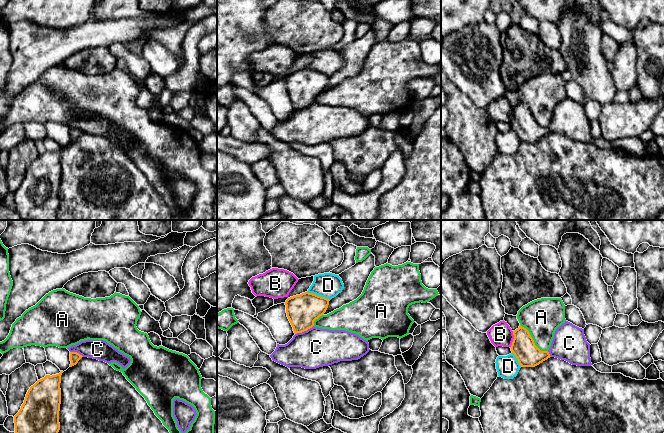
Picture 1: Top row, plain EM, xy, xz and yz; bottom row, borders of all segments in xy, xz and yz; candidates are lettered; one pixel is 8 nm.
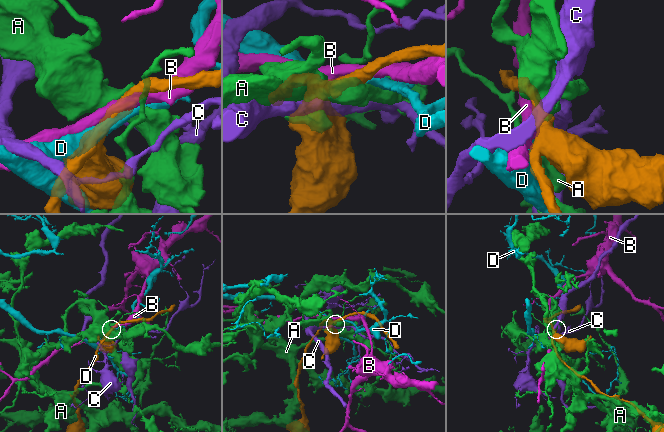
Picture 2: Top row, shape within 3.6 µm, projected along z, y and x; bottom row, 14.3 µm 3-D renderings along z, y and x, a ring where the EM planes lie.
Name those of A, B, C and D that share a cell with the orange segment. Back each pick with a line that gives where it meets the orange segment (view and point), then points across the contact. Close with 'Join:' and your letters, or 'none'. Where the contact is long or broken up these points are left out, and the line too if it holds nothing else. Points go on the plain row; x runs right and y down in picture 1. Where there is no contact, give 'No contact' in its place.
Join: none

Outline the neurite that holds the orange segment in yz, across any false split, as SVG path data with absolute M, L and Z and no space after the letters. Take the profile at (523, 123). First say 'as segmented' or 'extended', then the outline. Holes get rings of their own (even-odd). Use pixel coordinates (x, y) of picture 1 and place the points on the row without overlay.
as segmented; M519 102L513 107L514 115L511 127L522 143L535 143L550 134L548 127L541 127L534 119L529 107Z

